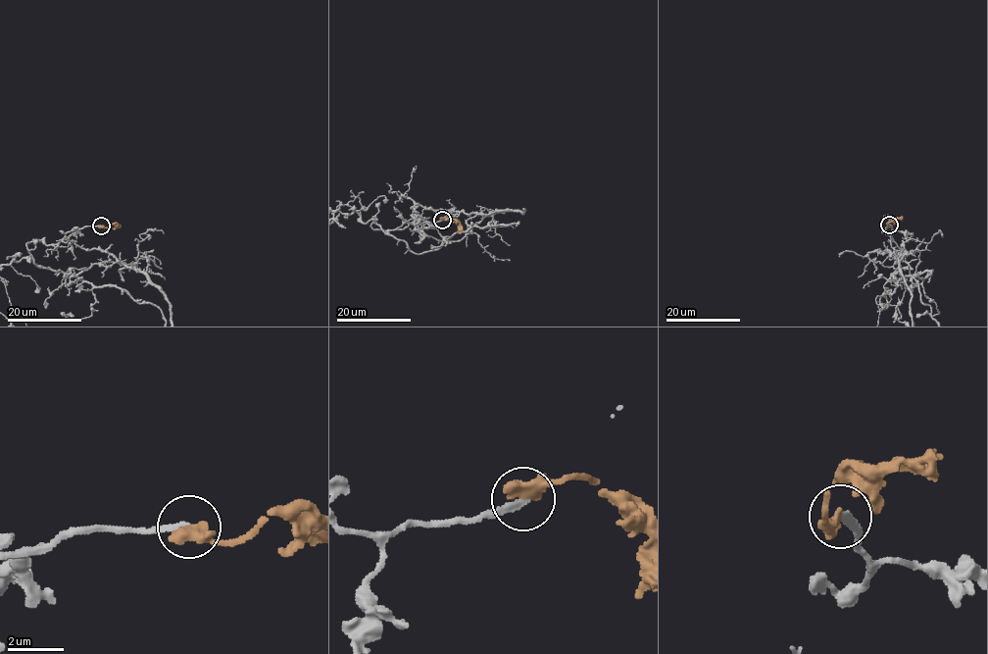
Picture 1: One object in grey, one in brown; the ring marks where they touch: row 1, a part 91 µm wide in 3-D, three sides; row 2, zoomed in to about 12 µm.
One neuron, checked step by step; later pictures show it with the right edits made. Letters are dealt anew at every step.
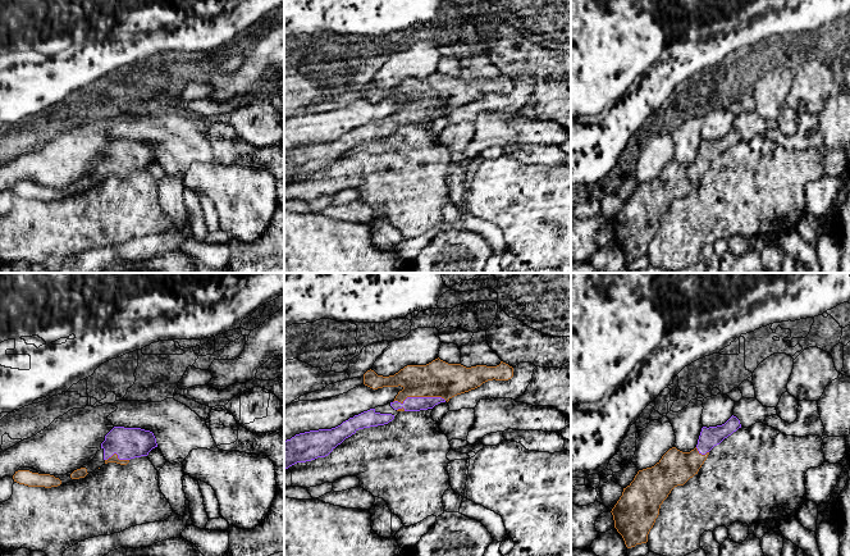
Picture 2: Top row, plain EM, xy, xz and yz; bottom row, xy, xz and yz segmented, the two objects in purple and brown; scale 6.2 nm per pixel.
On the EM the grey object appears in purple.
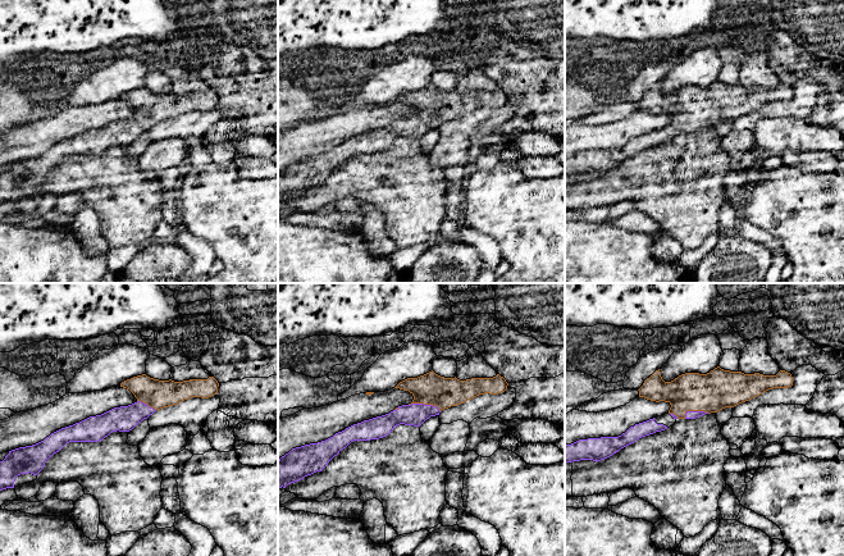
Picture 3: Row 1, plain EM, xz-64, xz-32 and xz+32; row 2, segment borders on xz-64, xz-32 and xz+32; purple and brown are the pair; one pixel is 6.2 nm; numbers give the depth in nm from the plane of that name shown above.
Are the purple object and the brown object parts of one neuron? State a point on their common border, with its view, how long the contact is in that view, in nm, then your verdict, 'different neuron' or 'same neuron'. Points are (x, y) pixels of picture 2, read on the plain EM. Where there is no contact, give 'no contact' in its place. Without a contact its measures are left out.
xz (419, 110) | 340 nm | same neuron

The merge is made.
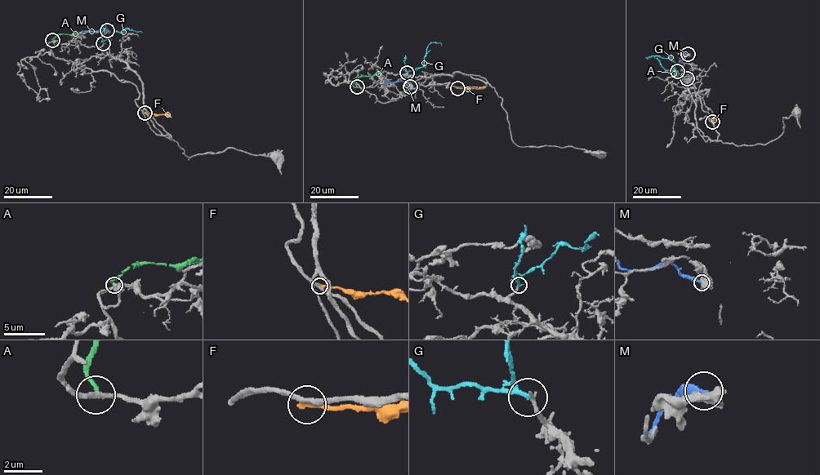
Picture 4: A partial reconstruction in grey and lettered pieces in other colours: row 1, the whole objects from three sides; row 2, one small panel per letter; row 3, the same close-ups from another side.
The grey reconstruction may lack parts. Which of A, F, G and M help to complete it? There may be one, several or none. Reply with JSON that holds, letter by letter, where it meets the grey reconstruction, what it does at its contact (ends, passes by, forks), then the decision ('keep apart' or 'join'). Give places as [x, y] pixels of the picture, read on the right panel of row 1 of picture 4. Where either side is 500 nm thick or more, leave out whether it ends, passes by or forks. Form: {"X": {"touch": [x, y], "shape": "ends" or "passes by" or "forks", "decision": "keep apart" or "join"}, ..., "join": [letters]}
{"A": {"touch": [687, 78], "shape": "ends", "decision": "keep apart"}, "F": {"touch": [712, 122], "shape": "ends", "decision": "keep apart"}, "G": {"touch": [677, 71], "shape": "passes by", "decision": "join"}, "M": {"touch": [688, 54], "decision": "keep apart"}, "join": ["G"]}

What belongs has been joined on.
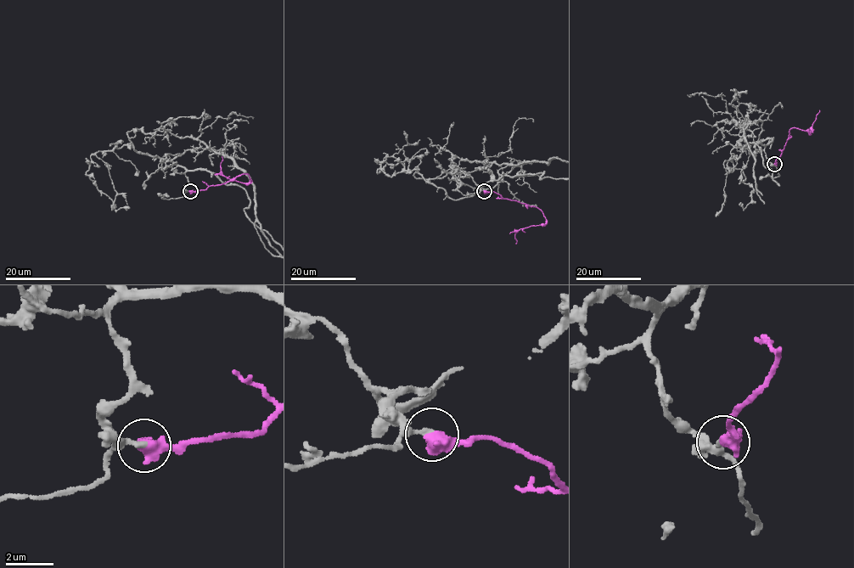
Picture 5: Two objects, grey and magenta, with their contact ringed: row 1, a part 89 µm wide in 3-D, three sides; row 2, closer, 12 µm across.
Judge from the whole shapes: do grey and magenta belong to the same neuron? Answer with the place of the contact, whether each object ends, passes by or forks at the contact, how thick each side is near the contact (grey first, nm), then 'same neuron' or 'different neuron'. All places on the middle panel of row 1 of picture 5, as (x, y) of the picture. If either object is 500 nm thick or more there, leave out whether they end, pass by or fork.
at (484, 191); 220 nm thick on the grey side, 650 nm on the other; same neuron

